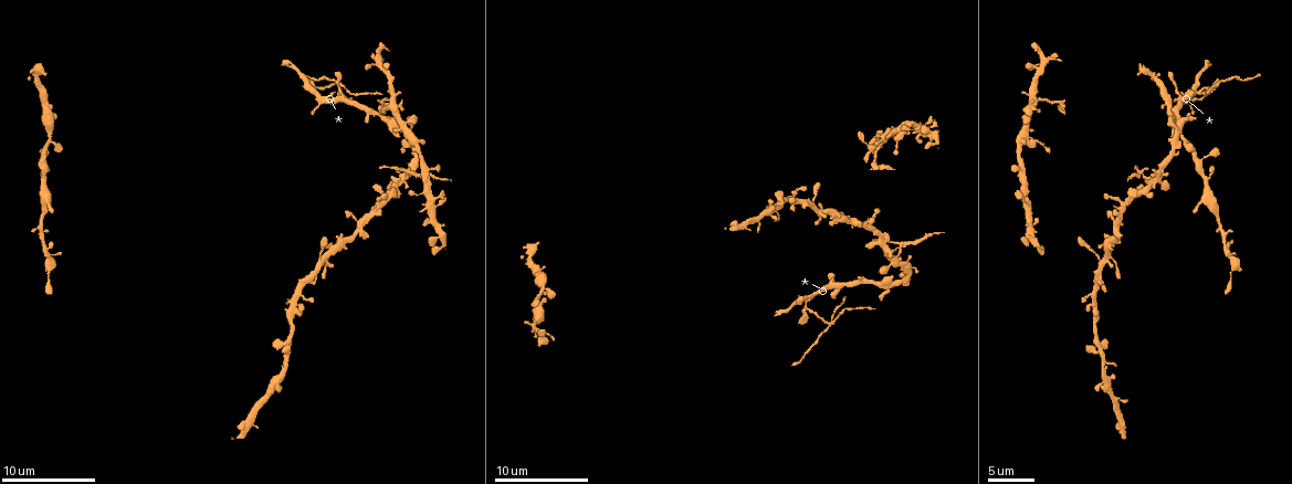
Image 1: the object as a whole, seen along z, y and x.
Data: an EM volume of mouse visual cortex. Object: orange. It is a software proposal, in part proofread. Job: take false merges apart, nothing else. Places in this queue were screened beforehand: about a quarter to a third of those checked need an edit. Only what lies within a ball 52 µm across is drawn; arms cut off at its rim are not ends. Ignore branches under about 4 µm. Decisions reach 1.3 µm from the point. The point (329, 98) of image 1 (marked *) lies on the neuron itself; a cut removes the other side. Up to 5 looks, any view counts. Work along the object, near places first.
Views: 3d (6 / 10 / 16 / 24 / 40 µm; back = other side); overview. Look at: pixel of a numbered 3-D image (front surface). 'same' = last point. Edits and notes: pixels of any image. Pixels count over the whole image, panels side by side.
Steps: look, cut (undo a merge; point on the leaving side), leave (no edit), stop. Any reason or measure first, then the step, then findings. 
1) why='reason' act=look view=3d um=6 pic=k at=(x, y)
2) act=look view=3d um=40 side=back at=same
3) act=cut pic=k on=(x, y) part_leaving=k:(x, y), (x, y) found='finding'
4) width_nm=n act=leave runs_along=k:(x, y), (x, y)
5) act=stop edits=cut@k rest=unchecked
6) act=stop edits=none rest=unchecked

why='arms part here' act=look view=3d um=16 pic=1 at=(1198, 92)

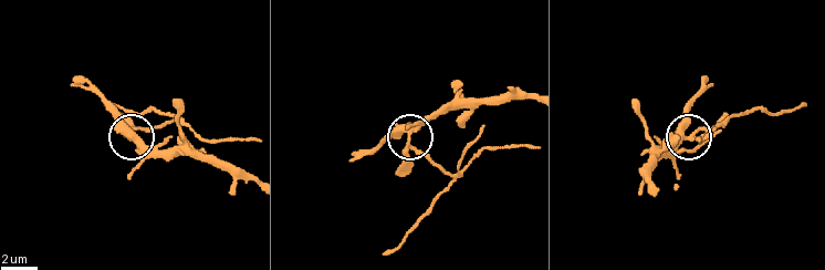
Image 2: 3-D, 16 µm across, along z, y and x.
arms=3 act=cut pic=2 on=(150, 130) found='a second neuron is stuck on'

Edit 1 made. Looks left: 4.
act=look view=overview

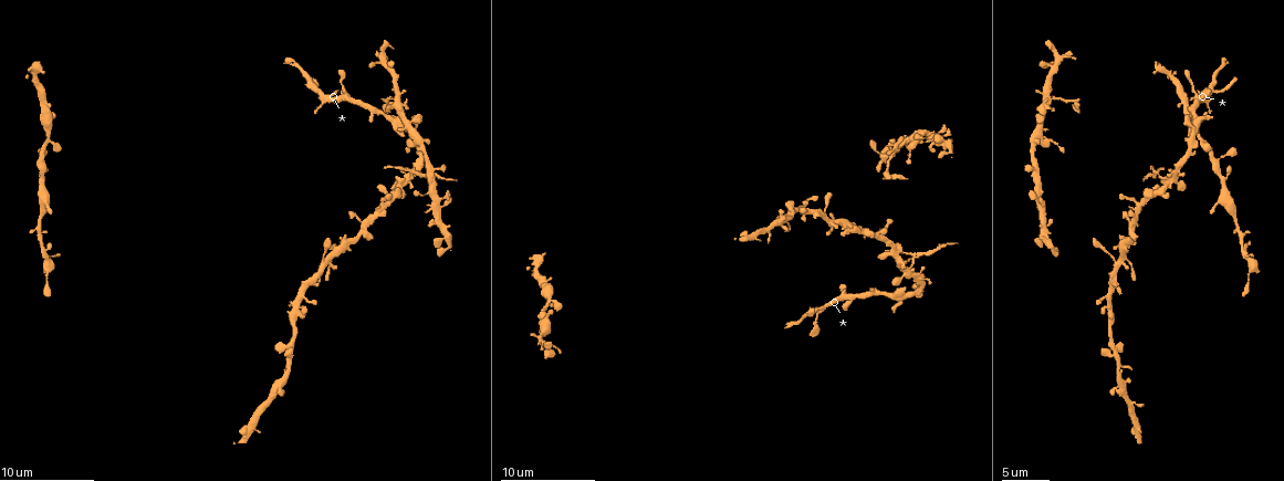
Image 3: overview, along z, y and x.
why='thick turns thin' act=look view=3d um=16 pic=3 at=(1067, 101)

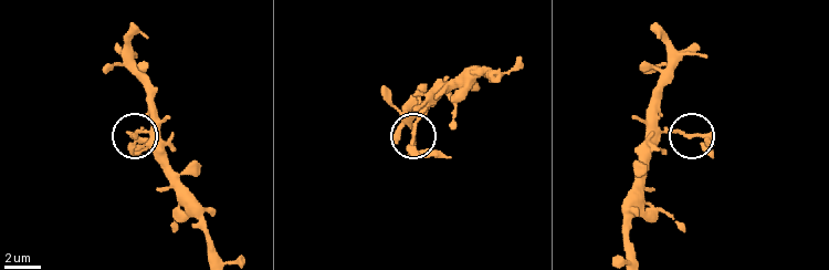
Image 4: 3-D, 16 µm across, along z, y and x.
width_nm=280 act=leave found='continuous, no second neuron'

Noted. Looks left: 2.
act=look view=3d um=10 pic=3 at=(907, 268)

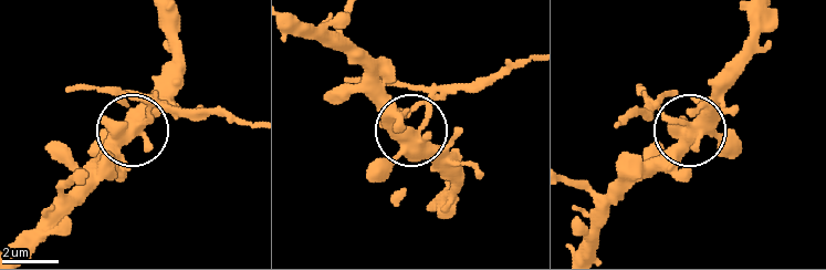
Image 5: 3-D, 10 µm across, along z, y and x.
act=look view=3d um=6 pic=5 at=(134, 131)

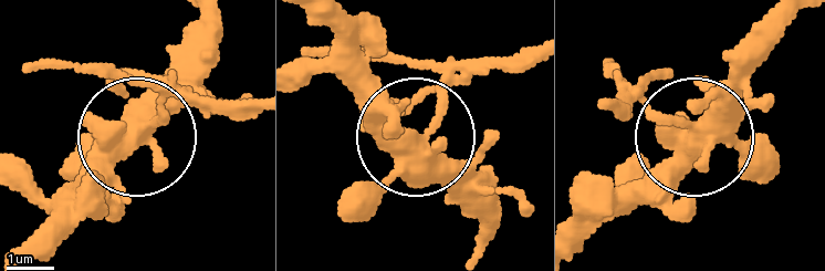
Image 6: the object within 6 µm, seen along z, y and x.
act=cut pic=6 on=(171, 89) part_leaving=6:(681, 121), (614, 97) found='two neurons meet here'

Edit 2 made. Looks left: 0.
act=stop edits=cut@2,cut@6 rest=unchecked

